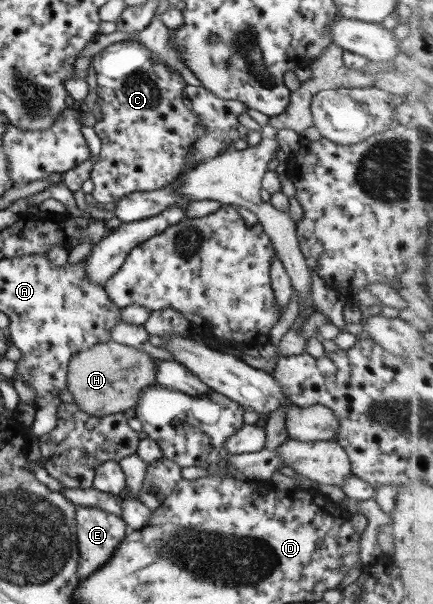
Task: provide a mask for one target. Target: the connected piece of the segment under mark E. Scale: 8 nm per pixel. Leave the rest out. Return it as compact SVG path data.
M82 505L77 506L75 518L80 553L77 573L87 578L114 558L119 542L128 534L127 523L111 512Z

